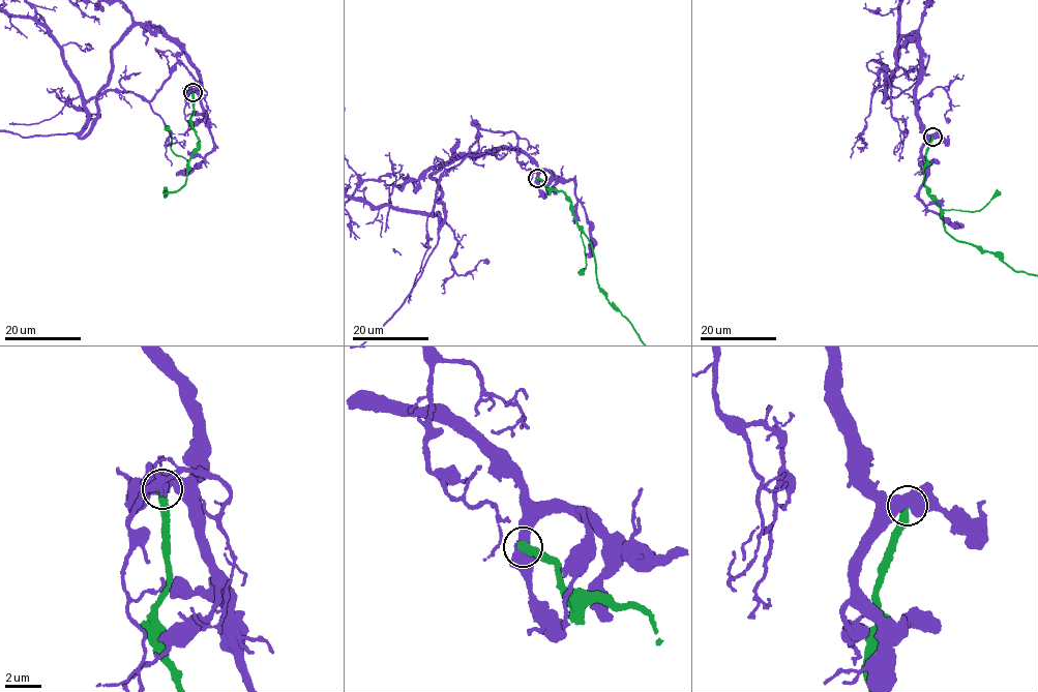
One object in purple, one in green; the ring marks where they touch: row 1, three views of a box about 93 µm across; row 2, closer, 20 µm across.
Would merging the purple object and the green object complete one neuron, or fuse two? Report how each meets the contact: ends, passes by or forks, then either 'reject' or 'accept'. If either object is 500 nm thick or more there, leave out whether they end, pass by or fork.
reject

